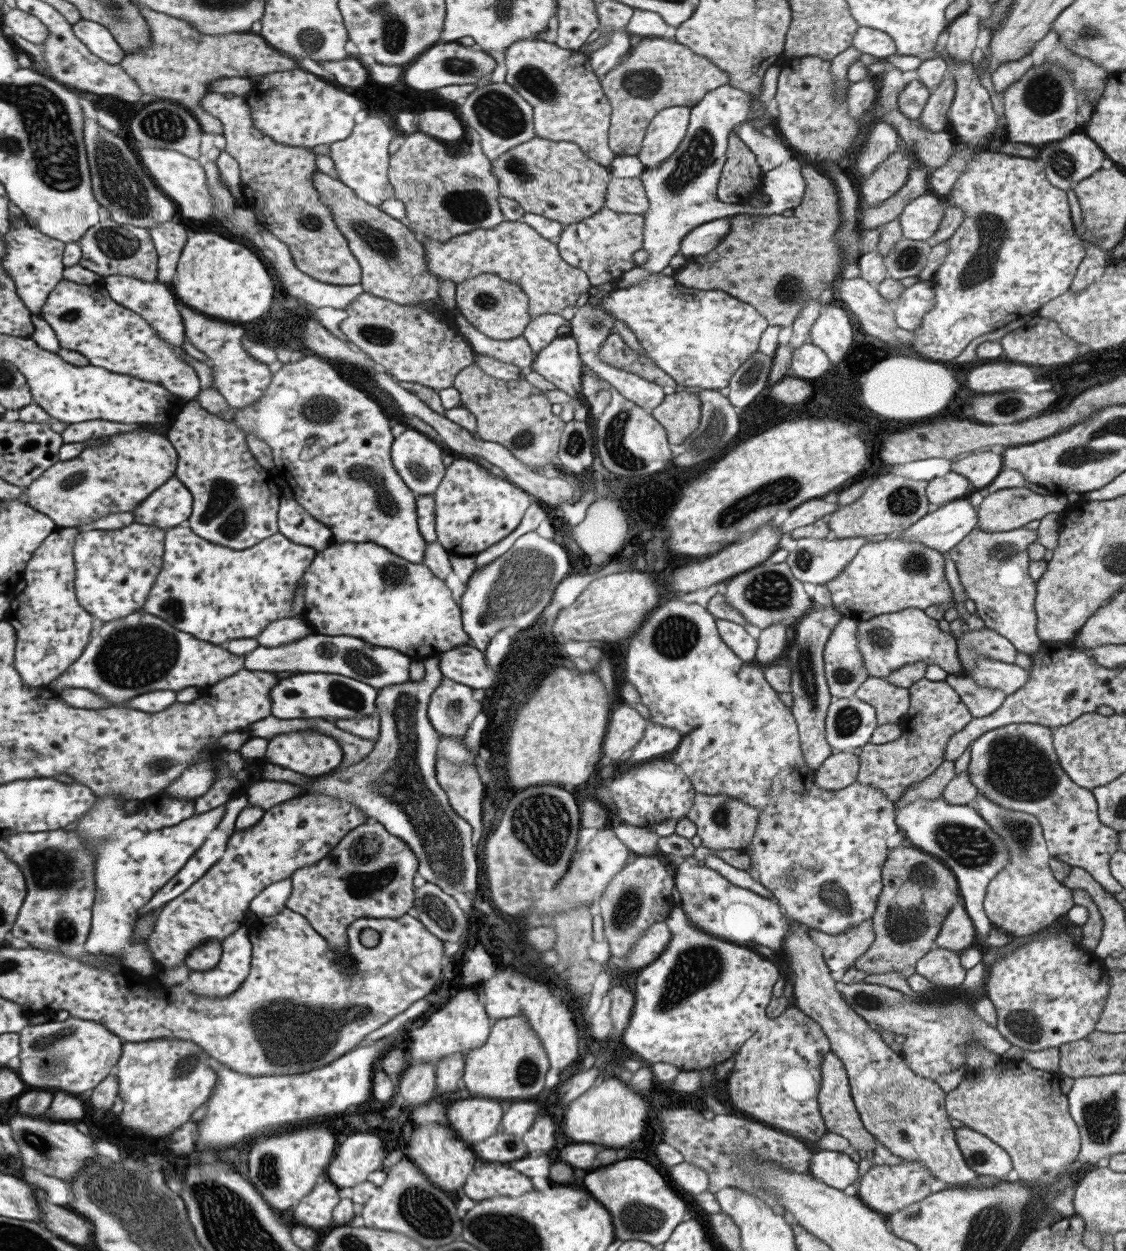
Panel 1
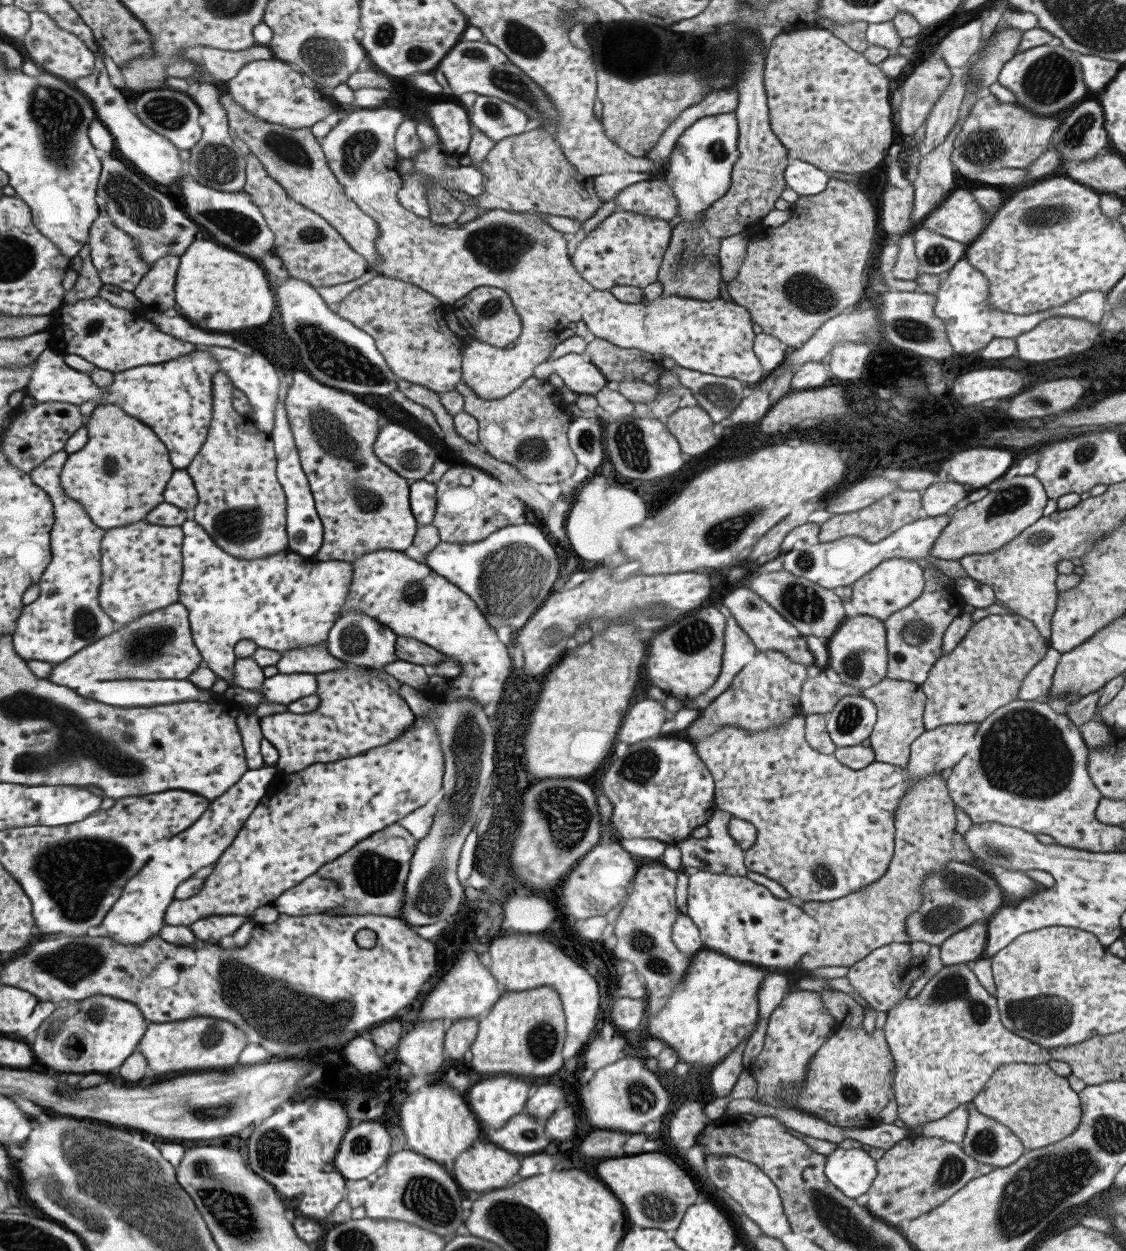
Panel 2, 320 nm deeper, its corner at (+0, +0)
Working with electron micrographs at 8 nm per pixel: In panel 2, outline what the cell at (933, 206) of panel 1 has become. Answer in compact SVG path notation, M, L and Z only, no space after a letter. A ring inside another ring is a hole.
M953 188L917 227L927 227L967 246L982 234L986 226L984 218L985 209L976 201L971 190Z

